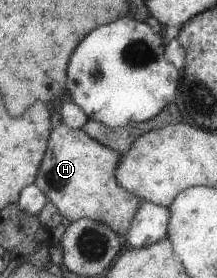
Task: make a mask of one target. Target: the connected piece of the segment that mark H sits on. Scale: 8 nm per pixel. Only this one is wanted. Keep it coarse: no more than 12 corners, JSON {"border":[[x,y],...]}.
{"border":[[61,123],[33,184],[59,214],[124,235],[142,199],[116,151]]}

